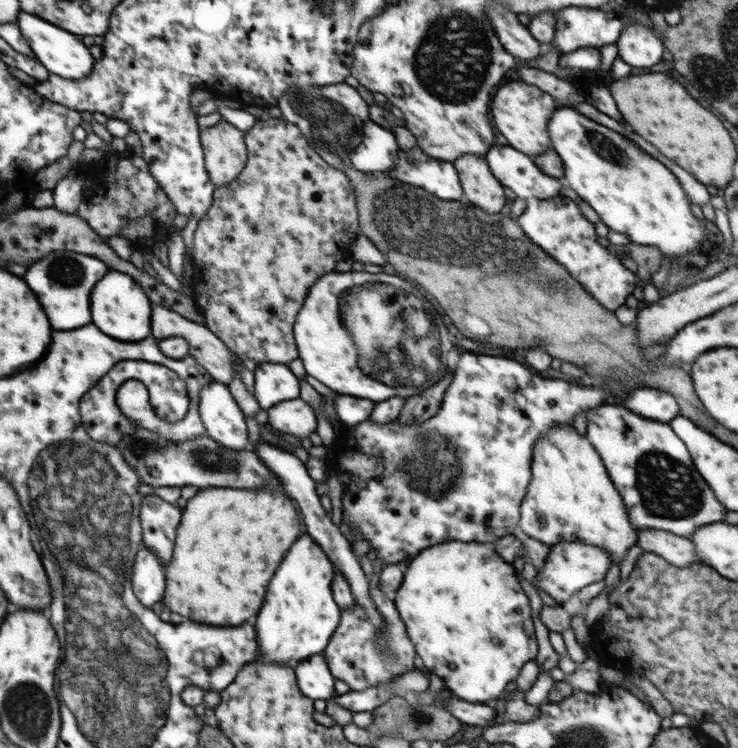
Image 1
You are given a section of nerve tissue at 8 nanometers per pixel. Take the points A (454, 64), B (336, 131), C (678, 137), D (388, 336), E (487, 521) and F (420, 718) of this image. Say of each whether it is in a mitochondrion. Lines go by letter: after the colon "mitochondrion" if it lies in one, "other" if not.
A: mitochondrion
B: mitochondrion
C: other
D: mitochondrion
E: other
F: mitochondrion

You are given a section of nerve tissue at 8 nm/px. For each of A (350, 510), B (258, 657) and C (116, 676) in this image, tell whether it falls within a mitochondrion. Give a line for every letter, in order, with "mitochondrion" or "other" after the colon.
A: other
B: other
C: mitochondrion

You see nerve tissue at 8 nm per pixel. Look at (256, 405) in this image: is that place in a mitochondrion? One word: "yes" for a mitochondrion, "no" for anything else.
no

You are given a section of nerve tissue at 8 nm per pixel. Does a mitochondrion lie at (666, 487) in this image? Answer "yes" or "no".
yes

